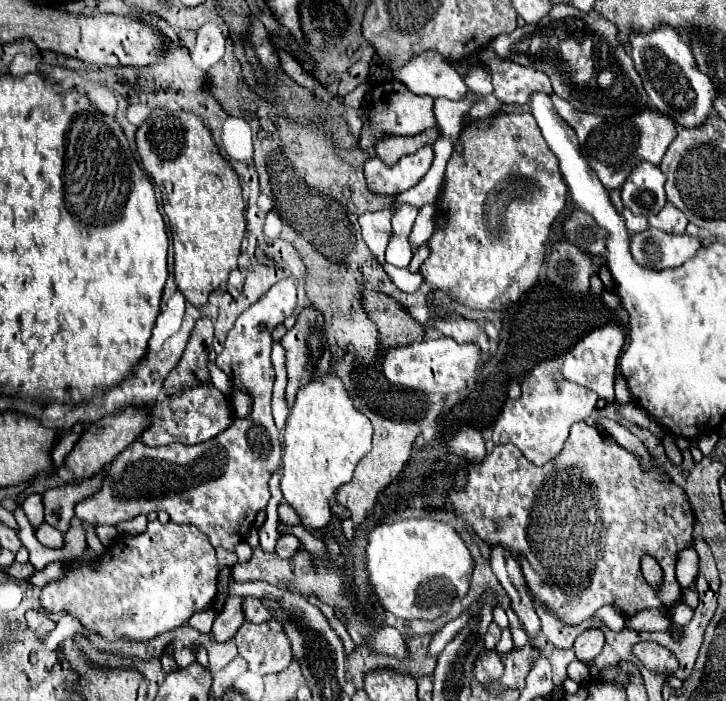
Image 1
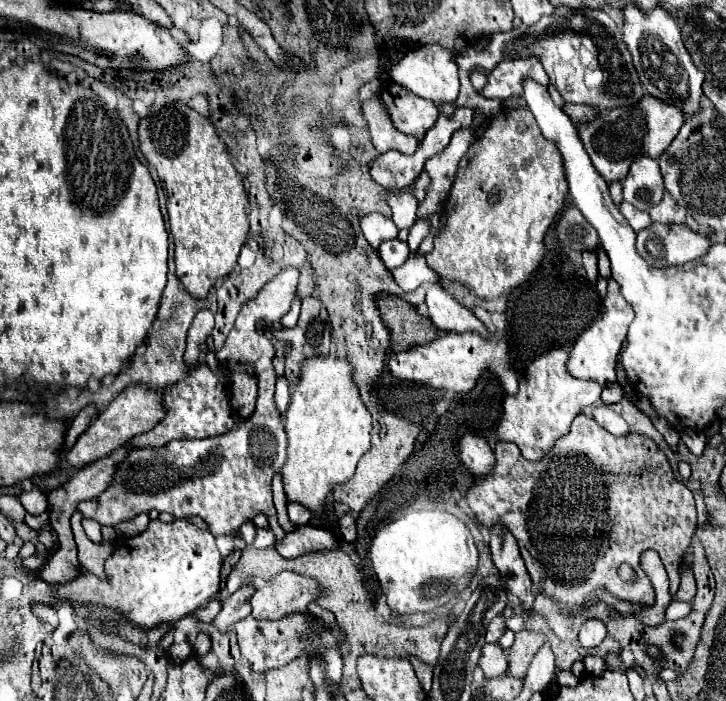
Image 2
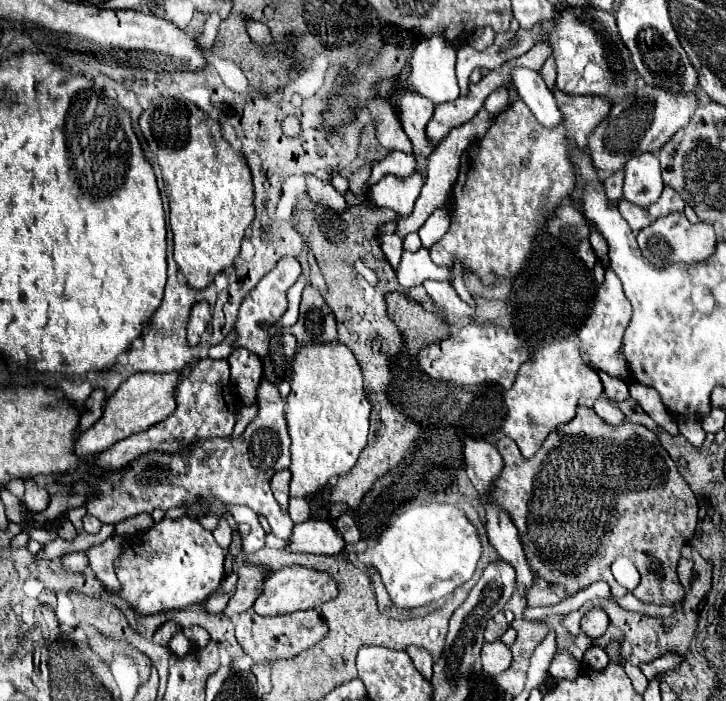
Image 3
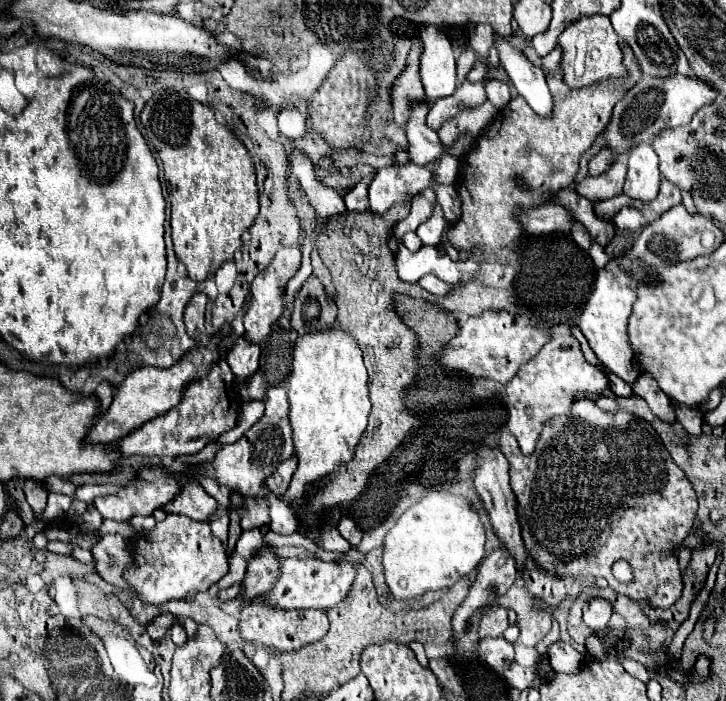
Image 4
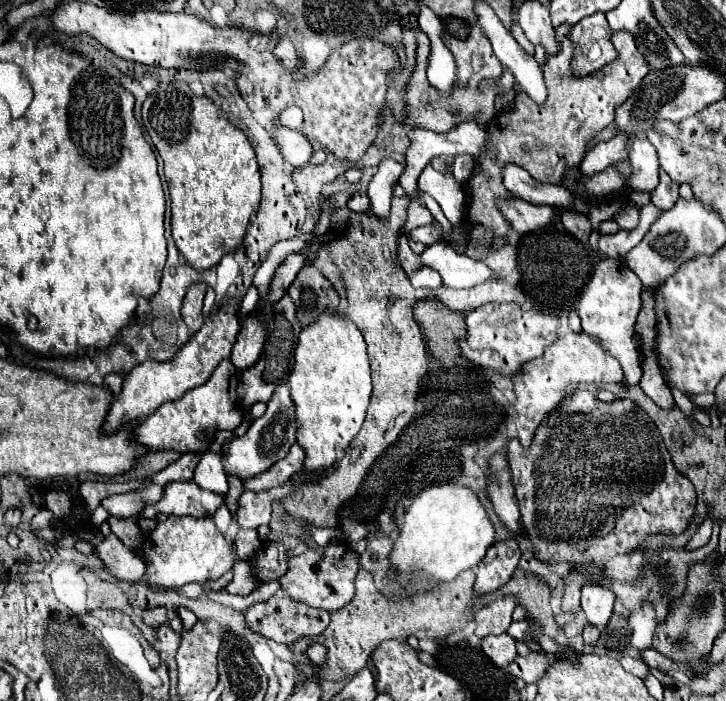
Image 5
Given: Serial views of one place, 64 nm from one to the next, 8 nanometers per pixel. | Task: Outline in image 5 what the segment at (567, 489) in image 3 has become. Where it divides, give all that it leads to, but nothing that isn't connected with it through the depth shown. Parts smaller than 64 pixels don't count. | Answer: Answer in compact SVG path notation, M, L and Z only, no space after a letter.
M578 388L568 398L564 398L562 404L556 410L552 410L542 420L542 424L536 428L536 434L534 434L532 444L528 448L522 448L518 438L508 440L506 456L508 456L508 464L512 468L512 482L514 482L514 488L516 488L516 496L522 500L522 520L524 520L526 532L532 534L530 540L532 540L532 546L534 546L534 556L540 558L540 560L548 560L552 564L562 562L562 560L572 560L574 566L578 568L582 562L592 562L592 564L602 566L604 572L608 576L616 578L616 580L636 580L636 576L642 574L642 568L630 564L630 552L634 548L638 548L648 534L658 534L658 532L662 532L662 534L680 534L682 530L686 530L686 526L690 524L690 520L694 516L696 492L694 492L692 482L676 472L676 468L672 464L672 458L670 458L670 454L668 454L668 450L662 442L662 436L660 436L656 424L630 398L616 398L612 402L600 402L594 396L594 392L590 392L586 388Z

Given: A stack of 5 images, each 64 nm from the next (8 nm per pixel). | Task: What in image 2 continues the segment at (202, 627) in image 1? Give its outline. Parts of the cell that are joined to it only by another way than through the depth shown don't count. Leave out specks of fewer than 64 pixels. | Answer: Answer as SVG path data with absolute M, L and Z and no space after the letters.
M212 598L210 604L206 604L206 606L202 606L202 608L196 610L196 618L202 618L204 622L212 622L218 616L220 608L222 608L222 602L216 600L216 598Z

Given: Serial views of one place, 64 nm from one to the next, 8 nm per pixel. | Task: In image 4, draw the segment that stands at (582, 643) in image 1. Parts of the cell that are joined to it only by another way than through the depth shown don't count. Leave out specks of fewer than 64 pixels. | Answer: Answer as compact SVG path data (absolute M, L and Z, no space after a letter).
M592 598L584 606L584 624L590 630L604 630L612 614L612 604L606 598Z

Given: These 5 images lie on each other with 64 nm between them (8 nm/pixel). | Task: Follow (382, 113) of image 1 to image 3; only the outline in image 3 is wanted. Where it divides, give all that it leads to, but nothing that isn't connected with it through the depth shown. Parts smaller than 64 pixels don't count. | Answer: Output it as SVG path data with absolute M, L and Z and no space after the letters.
M404 94L396 100L400 108L400 122L413 144L413 155L419 158L428 158L434 152L434 144L426 138L426 124L432 118L434 104L420 96L420 94Z

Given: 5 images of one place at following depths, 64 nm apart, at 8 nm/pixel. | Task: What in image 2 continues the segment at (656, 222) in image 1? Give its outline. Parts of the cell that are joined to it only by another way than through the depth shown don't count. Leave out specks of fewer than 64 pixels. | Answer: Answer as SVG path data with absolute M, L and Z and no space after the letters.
M664 192L660 204L650 208L650 218L652 222L662 222L662 224L684 224L686 208L676 204L676 200L668 192Z

